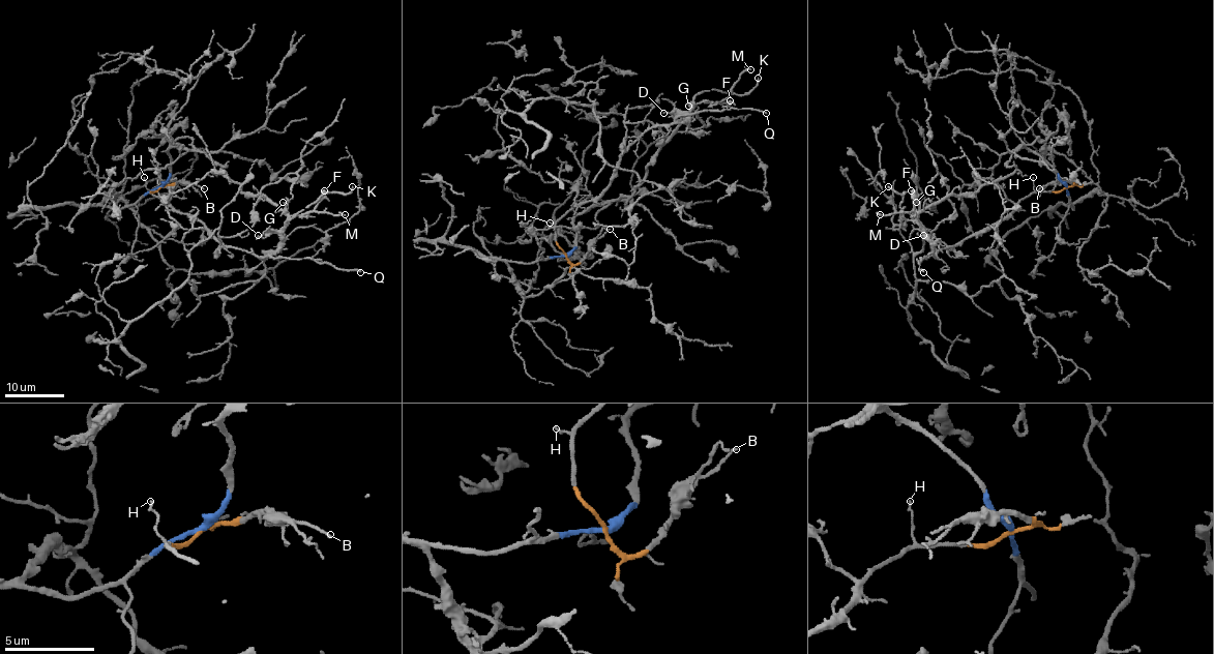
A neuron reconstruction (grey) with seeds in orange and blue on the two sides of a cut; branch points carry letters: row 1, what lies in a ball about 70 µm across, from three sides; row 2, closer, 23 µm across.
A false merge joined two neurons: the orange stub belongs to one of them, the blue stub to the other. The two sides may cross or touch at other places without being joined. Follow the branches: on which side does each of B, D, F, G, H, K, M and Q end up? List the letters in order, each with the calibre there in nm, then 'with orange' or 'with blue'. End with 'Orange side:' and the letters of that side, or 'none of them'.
B: calibre 130 nm; with orange
D: calibre 110 nm; with orange
F: calibre 360 nm; with orange
G: calibre 120 nm; with orange
H: calibre 110 nm; with orange
K: calibre 200 nm; with orange
M: calibre 190 nm; with orange
Q: calibre 190 nm; with orange
Orange side: B, D, F, G, H, K, M, Q

